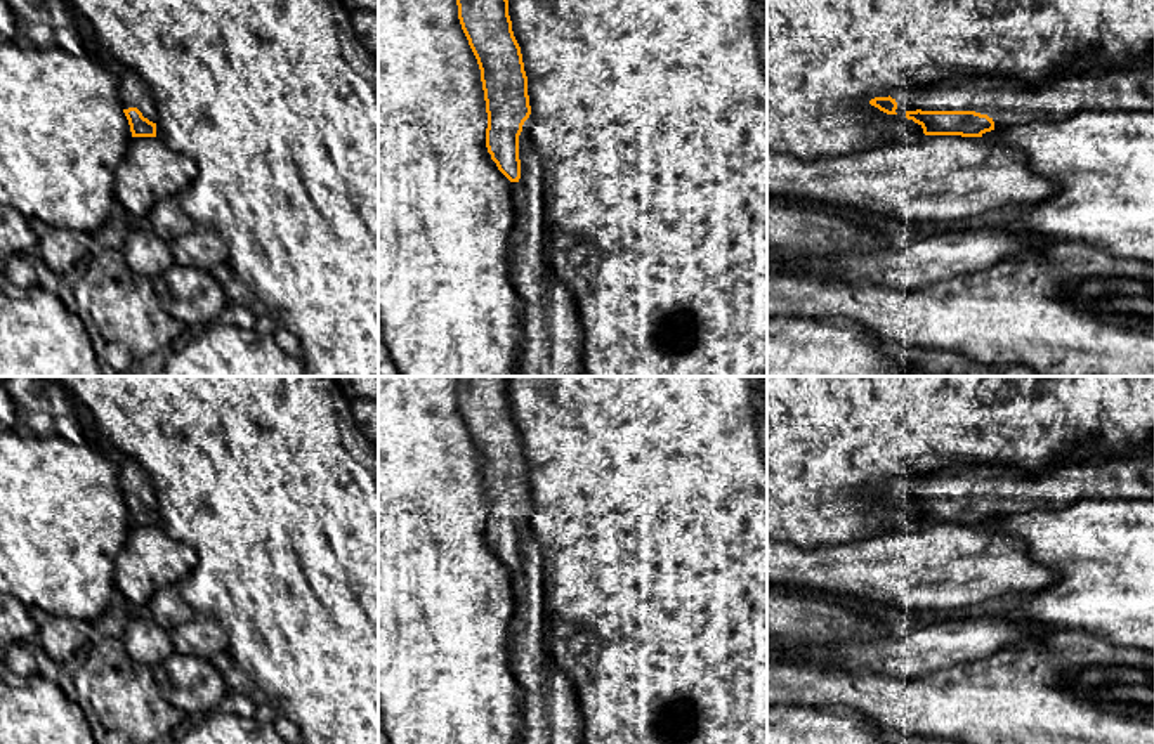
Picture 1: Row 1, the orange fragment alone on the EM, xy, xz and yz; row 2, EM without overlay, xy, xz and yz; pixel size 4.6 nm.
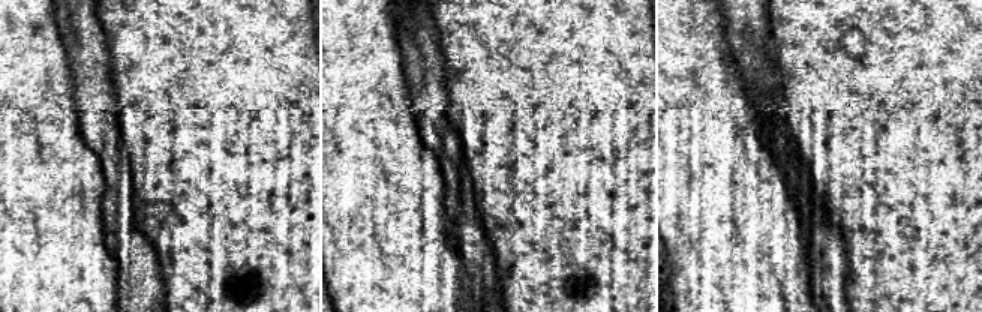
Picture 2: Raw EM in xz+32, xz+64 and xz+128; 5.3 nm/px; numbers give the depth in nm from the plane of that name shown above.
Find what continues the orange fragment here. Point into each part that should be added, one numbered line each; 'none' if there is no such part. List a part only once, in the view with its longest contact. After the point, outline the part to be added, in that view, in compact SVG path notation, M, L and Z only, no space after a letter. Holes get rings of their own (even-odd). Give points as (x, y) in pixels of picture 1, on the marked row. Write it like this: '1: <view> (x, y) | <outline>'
1: yz (1009, 103) | M1154 64L1114 69L1109 73L1065 73L1055 76L1038 88L1027 88L1015 78L1006 76L961 76L941 82L918 90L897 90L890 95L897 102L897 116L906 118L908 111L975 111L994 121L989 139L996 132L1022 125L1033 120L1060 120L1079 111L1154 111Z

